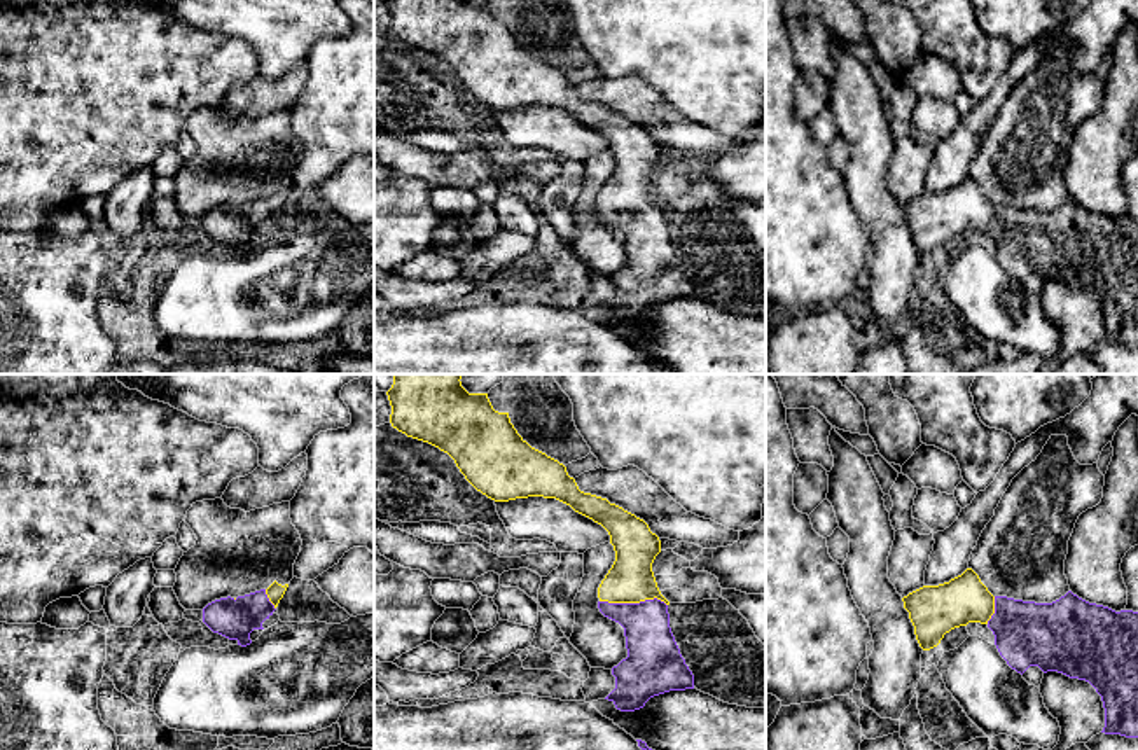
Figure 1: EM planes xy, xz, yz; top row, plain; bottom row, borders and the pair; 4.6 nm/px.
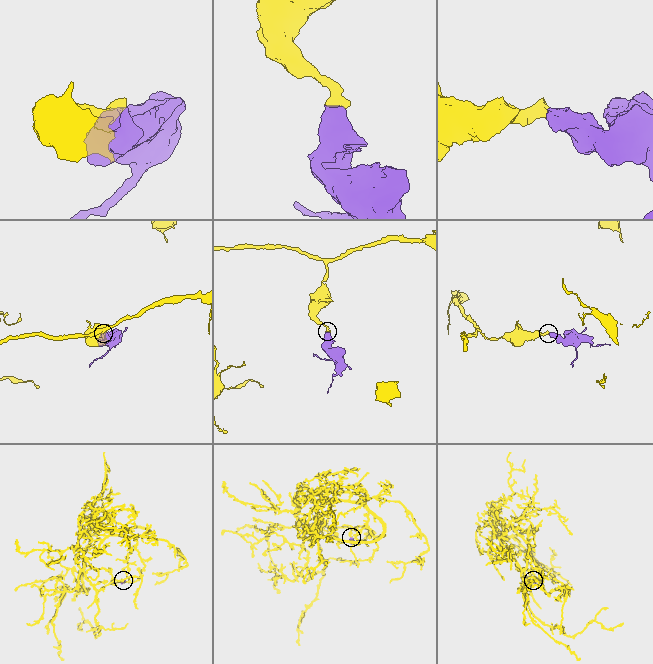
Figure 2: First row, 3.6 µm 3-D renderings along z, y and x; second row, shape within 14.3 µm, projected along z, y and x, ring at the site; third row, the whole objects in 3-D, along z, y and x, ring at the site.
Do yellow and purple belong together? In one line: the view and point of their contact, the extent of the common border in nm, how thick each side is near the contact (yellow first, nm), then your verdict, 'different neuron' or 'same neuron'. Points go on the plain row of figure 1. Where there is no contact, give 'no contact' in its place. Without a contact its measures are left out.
xz (633, 210) | 320 nm | 200/240 nm | same neuron

